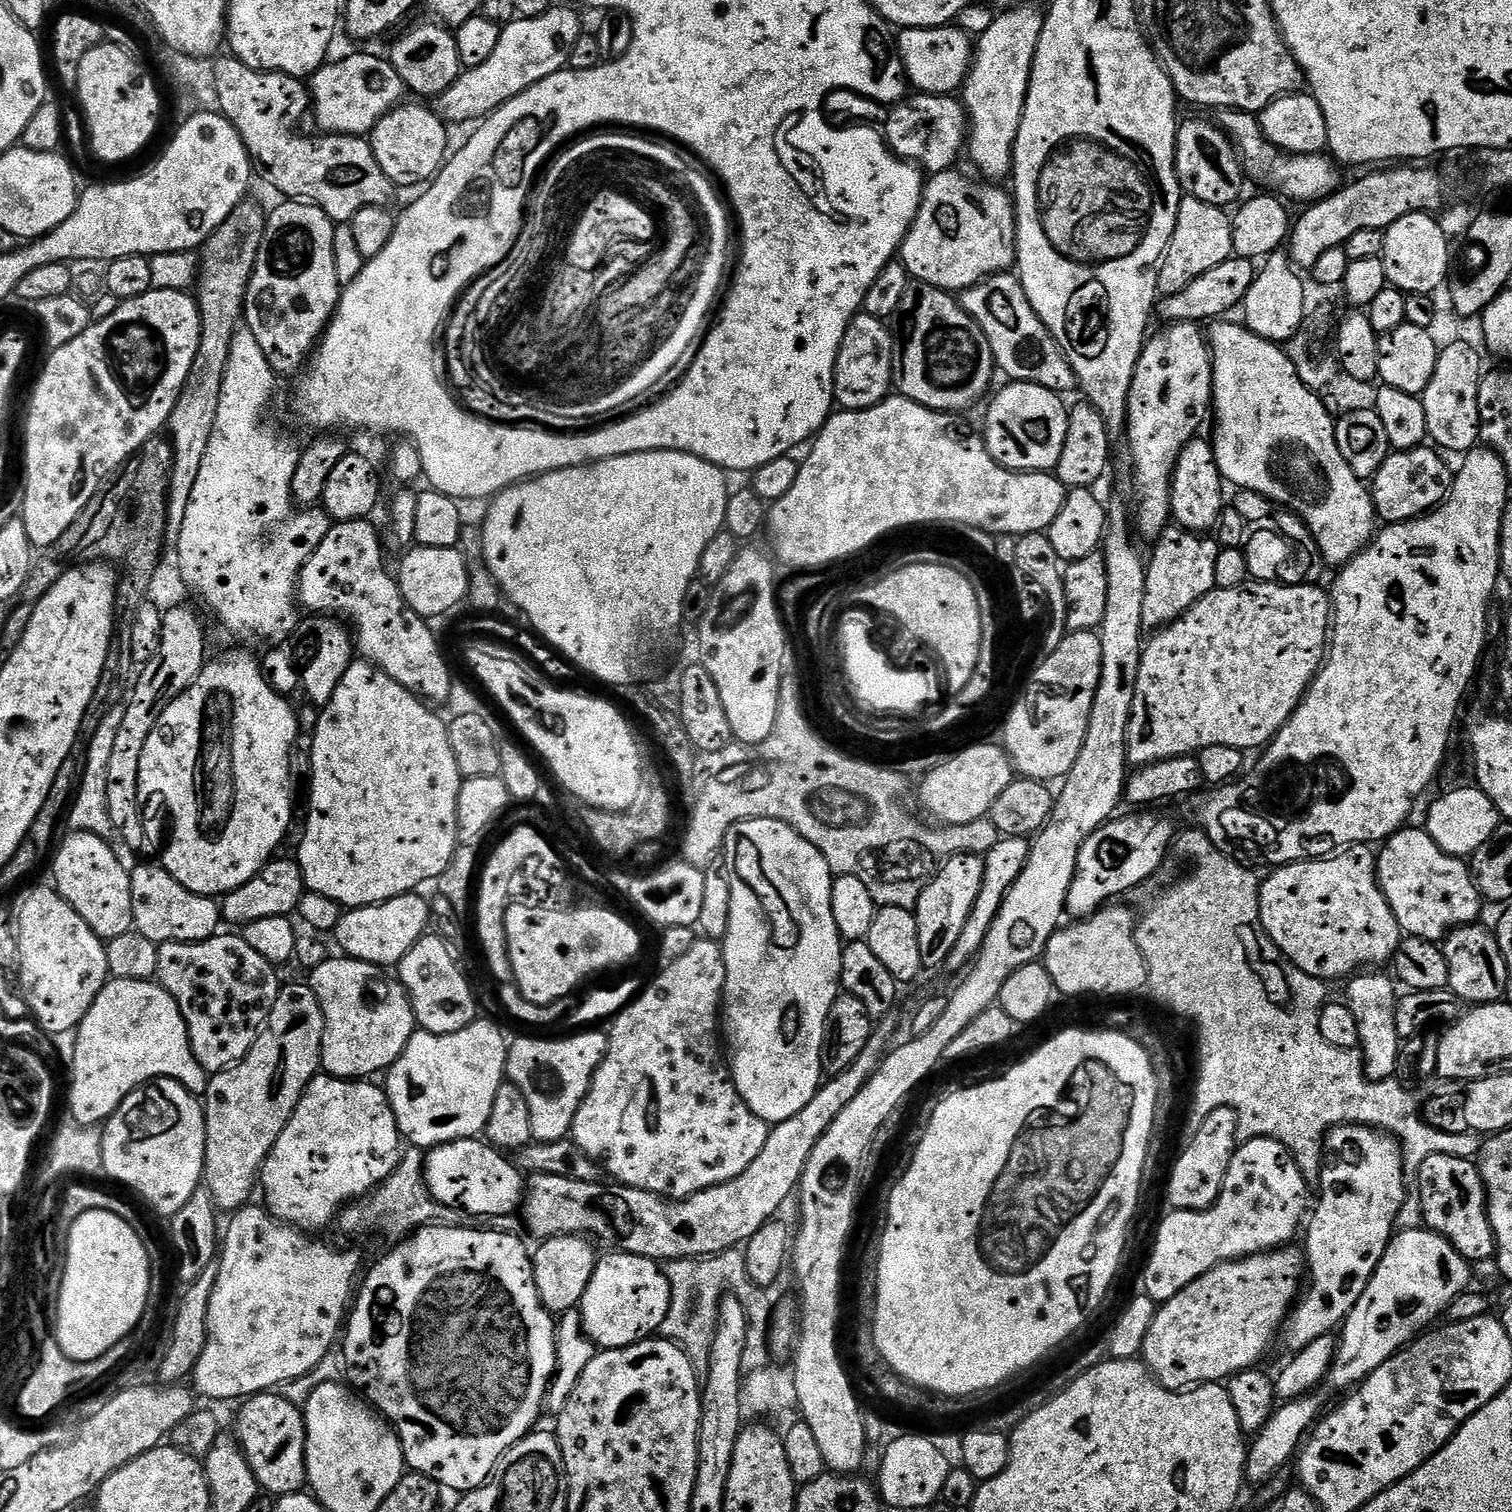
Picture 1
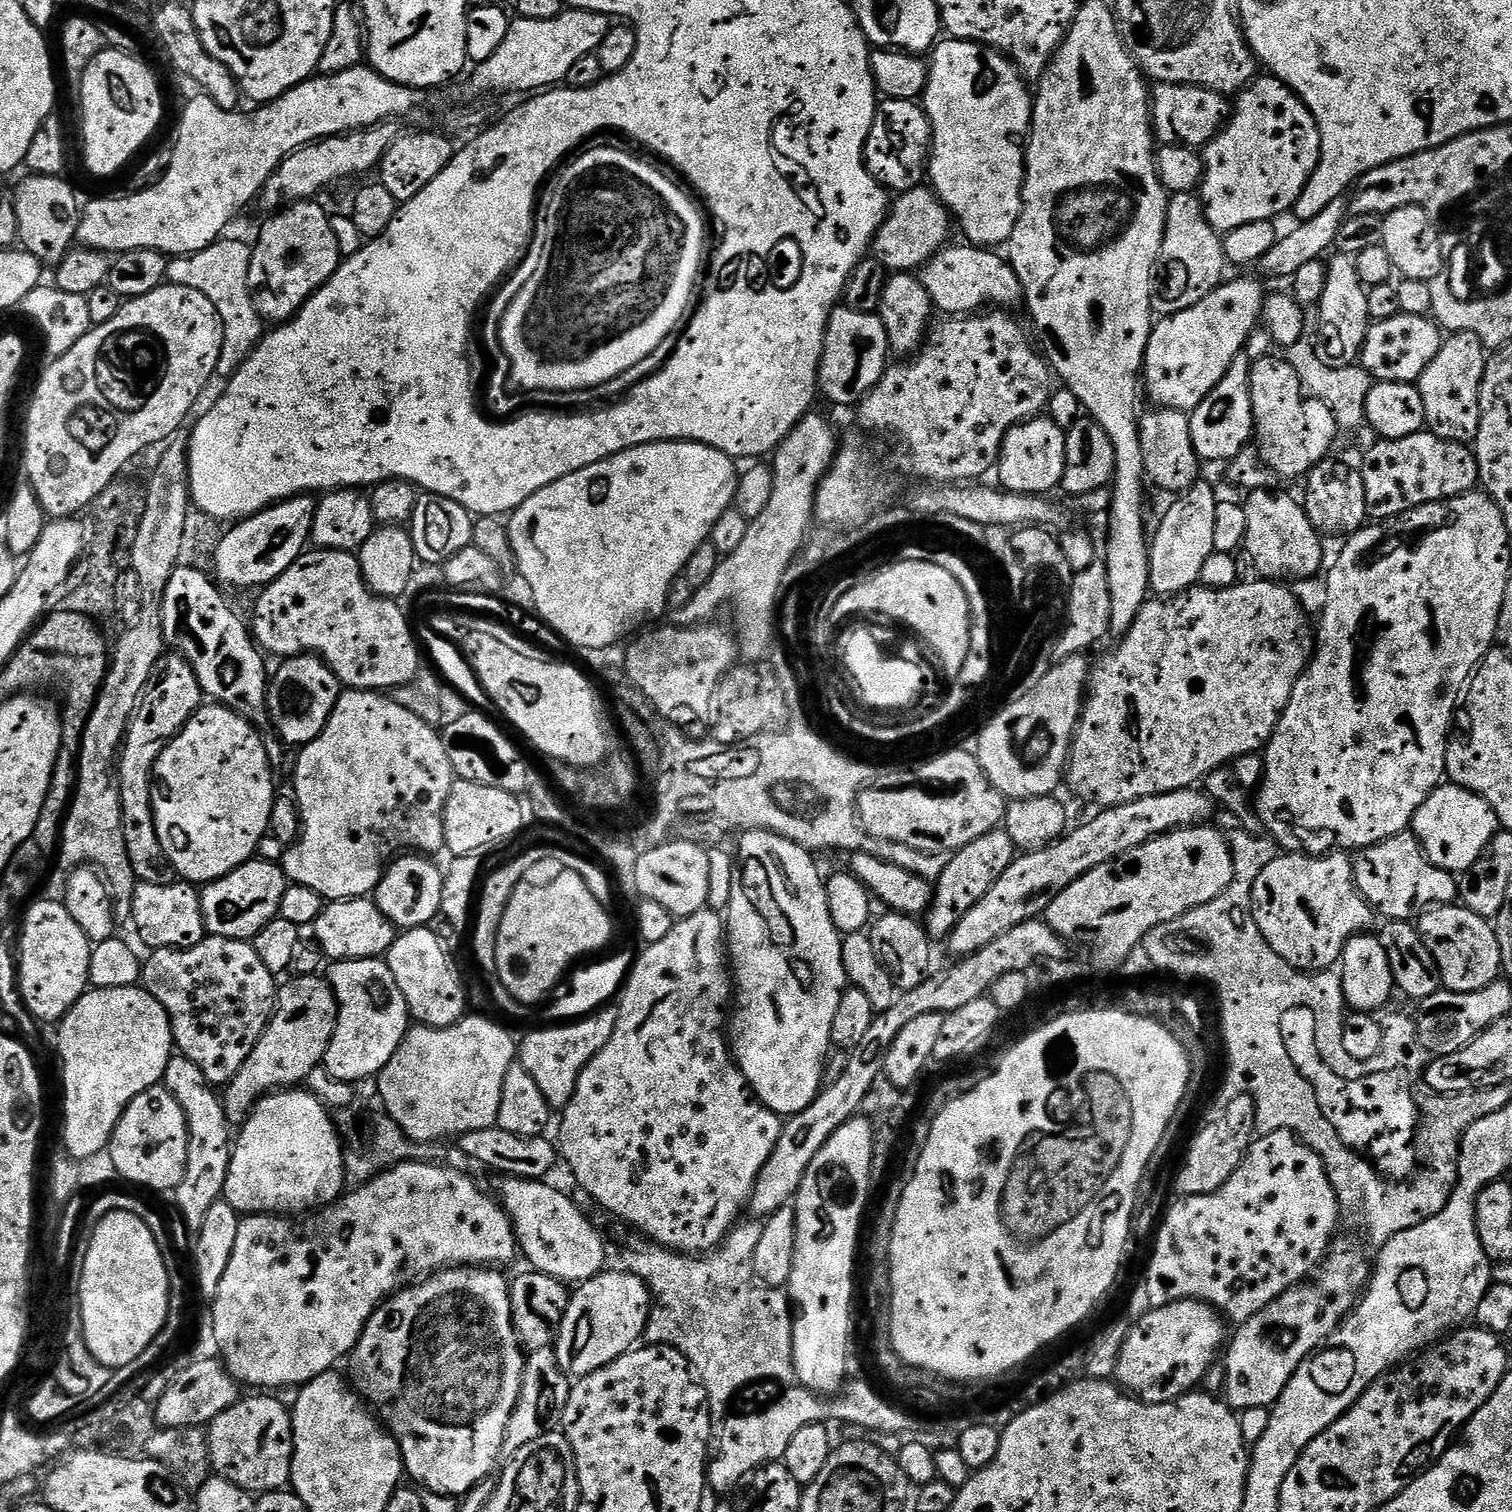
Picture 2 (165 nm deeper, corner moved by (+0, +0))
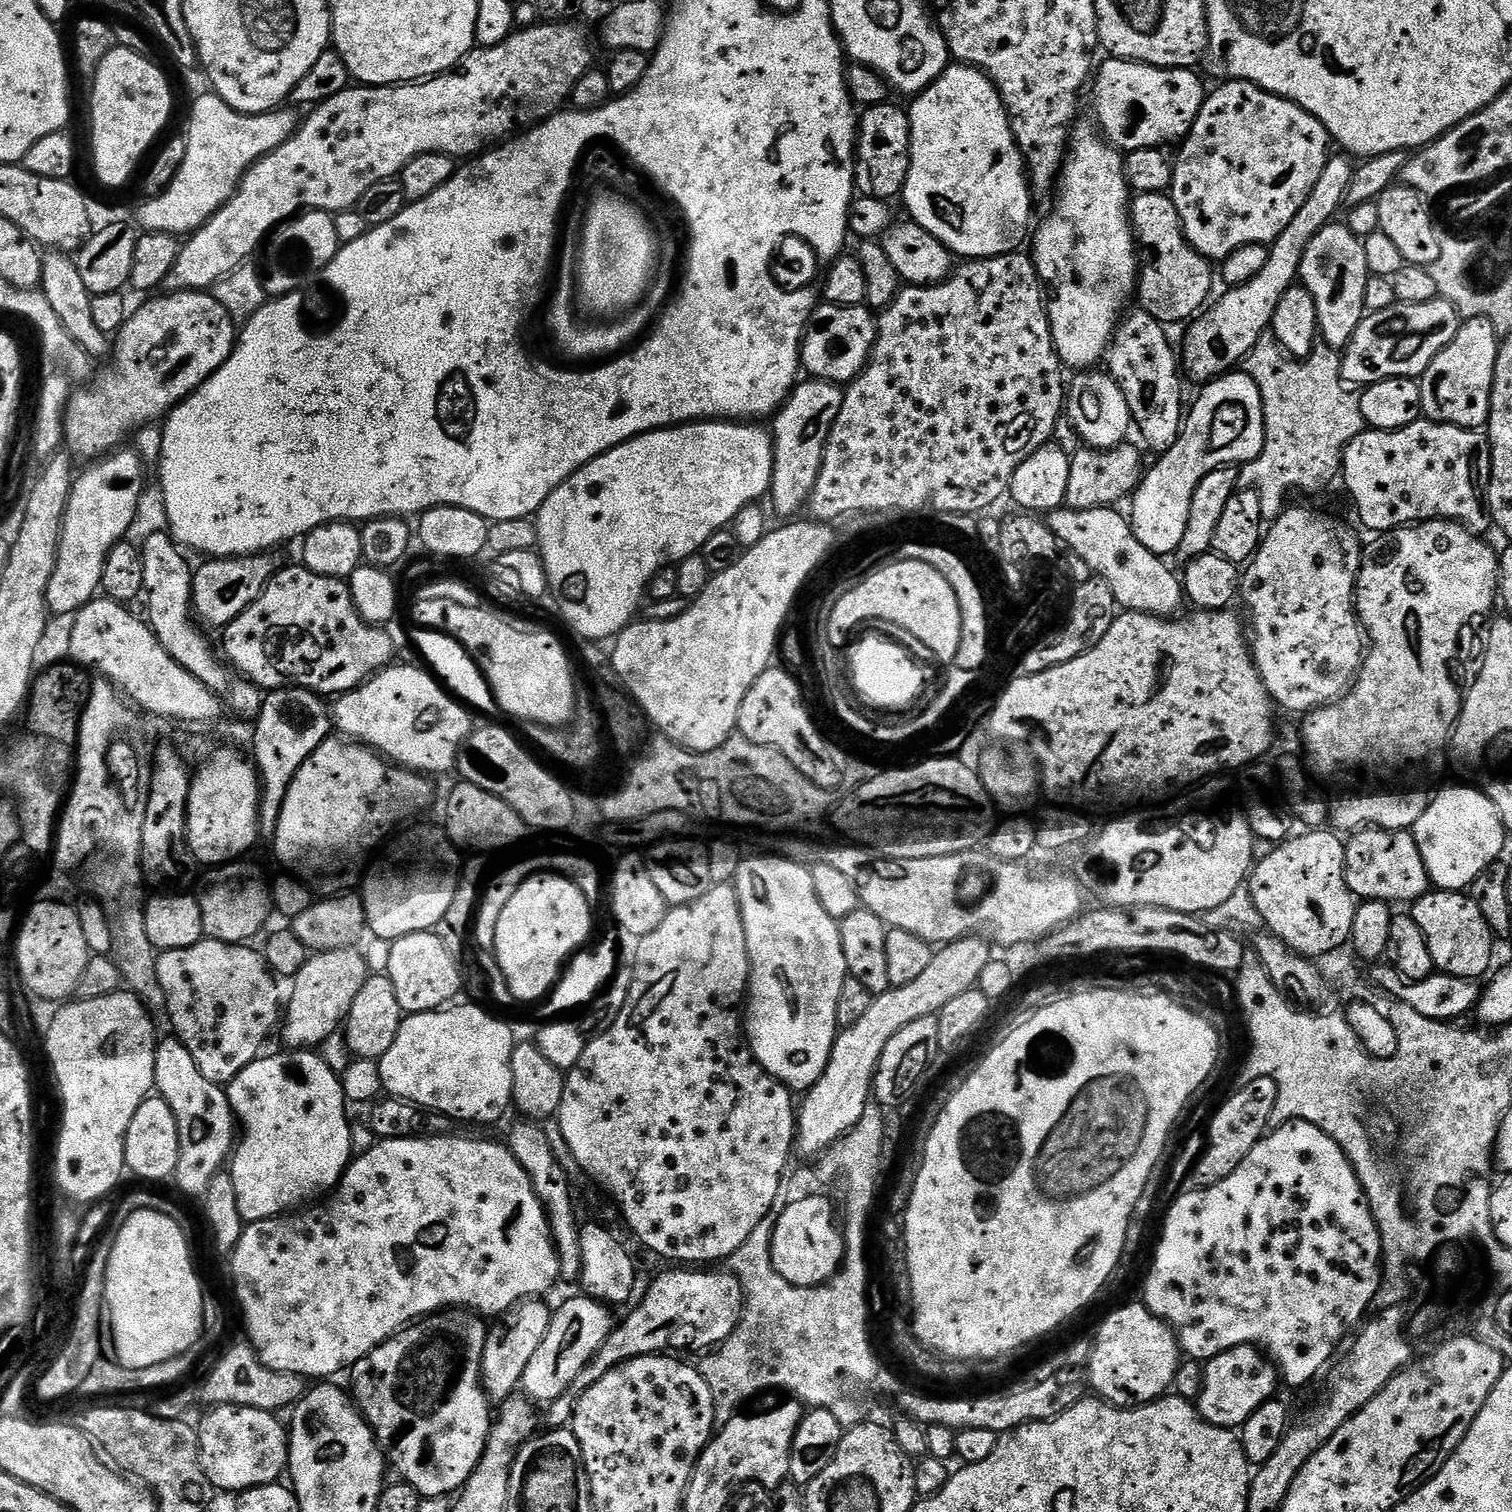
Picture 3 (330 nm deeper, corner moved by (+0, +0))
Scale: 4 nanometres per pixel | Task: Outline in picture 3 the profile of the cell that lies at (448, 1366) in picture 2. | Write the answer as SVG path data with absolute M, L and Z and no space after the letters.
M445 1310L435 1316L425 1316L423 1320L409 1324L408 1327L391 1336L382 1346L378 1346L365 1360L359 1360L350 1369L352 1375L351 1395L354 1403L360 1409L368 1425L372 1427L372 1433L376 1435L376 1441L380 1444L380 1451L384 1453L387 1463L396 1467L396 1476L404 1480L410 1486L419 1490L421 1497L447 1497L449 1494L456 1494L463 1489L464 1483L470 1478L470 1474L478 1466L478 1462L484 1453L484 1447L488 1441L488 1435L494 1423L494 1412L490 1407L488 1393L485 1392L480 1375L482 1366L482 1354L486 1342L490 1338L490 1332L484 1329L485 1321L479 1315L469 1314L464 1310Z

